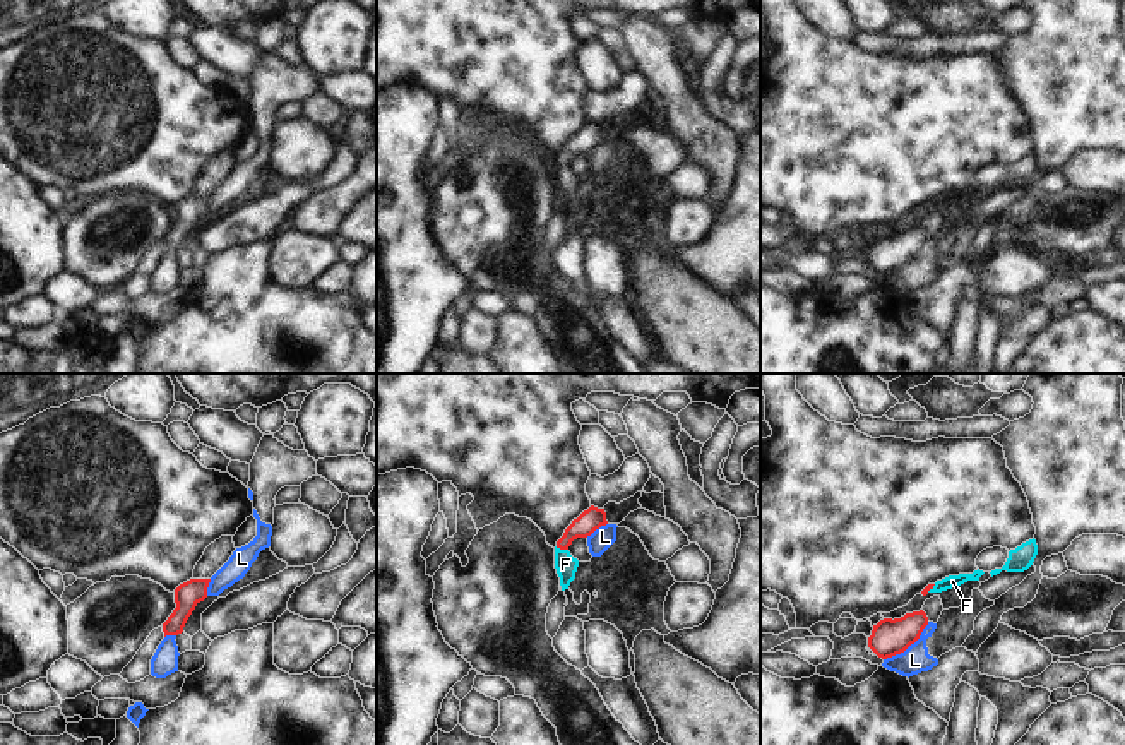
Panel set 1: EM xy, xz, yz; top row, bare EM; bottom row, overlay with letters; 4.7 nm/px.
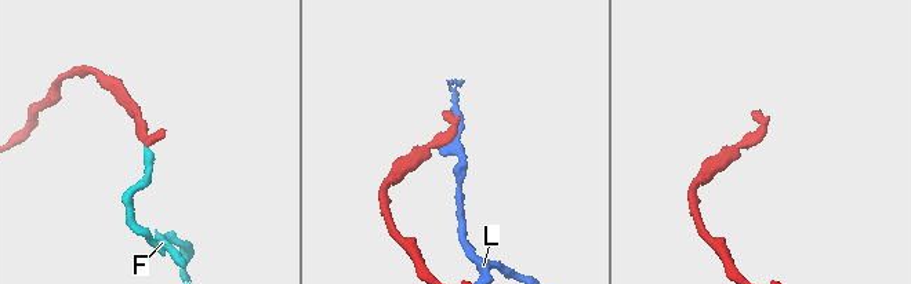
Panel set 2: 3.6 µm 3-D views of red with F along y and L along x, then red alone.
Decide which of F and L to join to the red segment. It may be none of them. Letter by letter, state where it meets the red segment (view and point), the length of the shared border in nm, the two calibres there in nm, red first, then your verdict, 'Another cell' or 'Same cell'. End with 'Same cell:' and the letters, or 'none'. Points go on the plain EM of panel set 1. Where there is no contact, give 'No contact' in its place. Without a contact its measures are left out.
F: Touches red at xz (562, 165). Shared border 70 nm. Thickness 110 nm (red) against 100 nm. Same cell
L: Touches red at yz (908, 262). Shared border 280 nm. Thickness 170 nm (red) against 130 nm. Another cell
Same cell: F.

